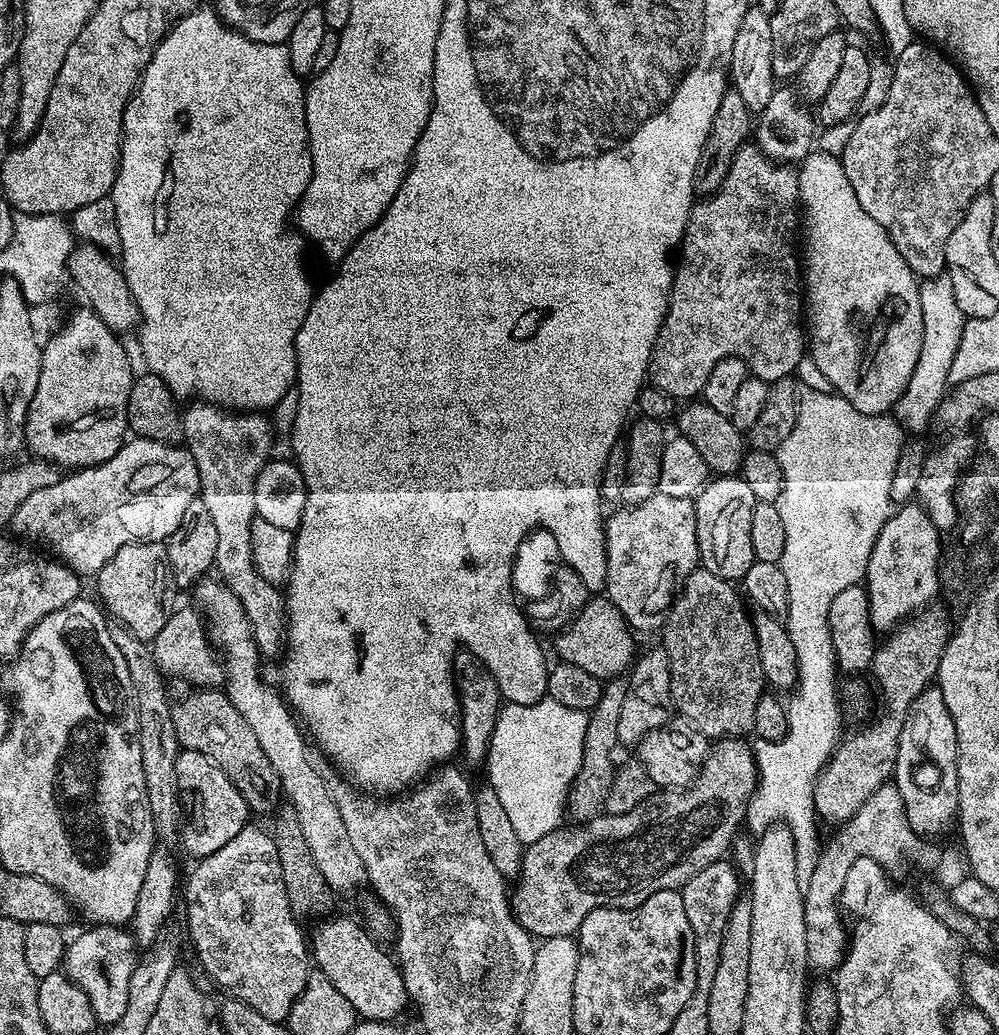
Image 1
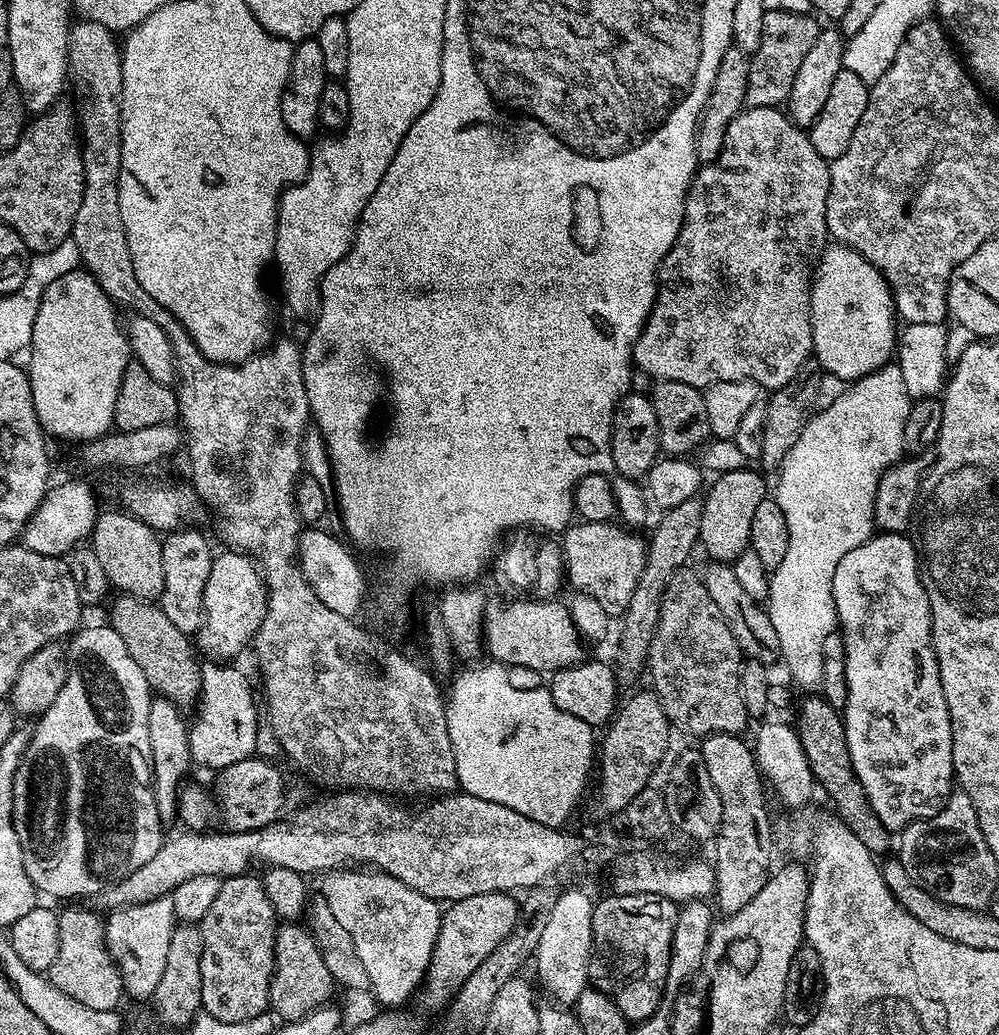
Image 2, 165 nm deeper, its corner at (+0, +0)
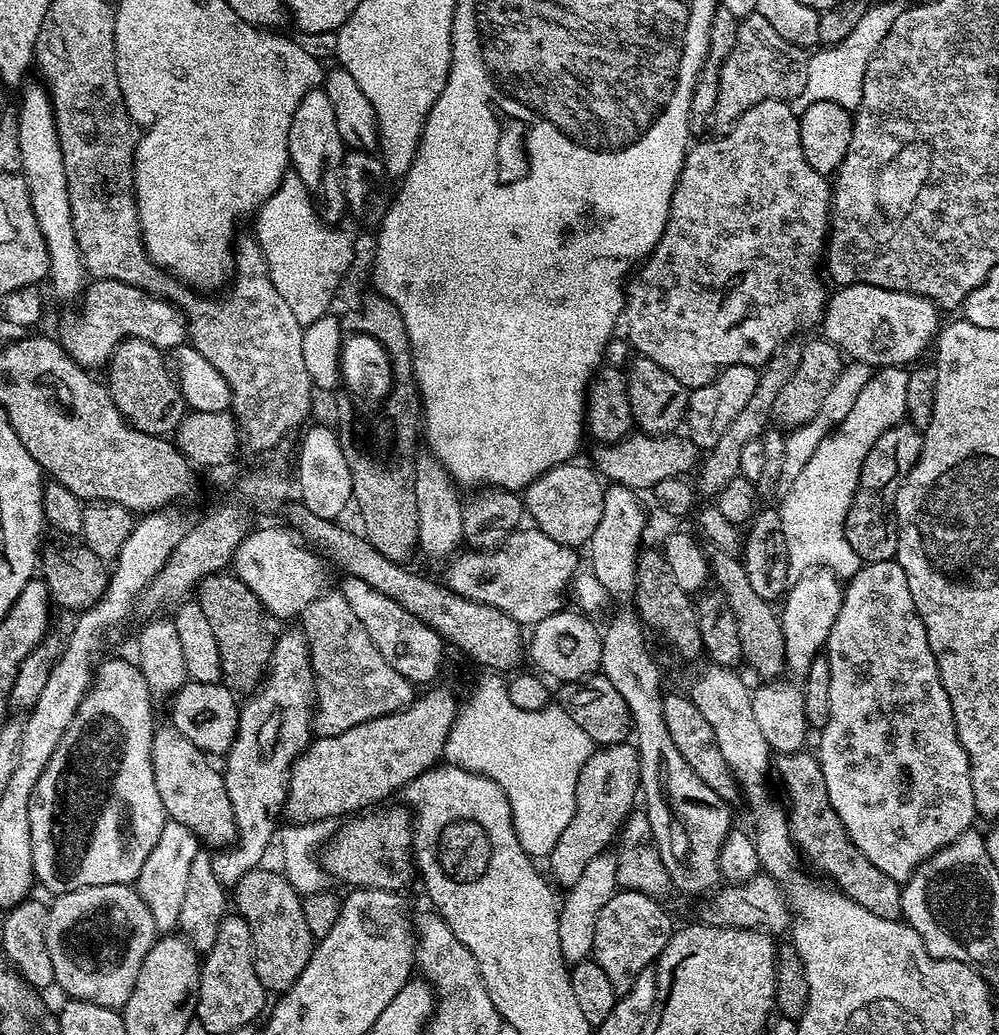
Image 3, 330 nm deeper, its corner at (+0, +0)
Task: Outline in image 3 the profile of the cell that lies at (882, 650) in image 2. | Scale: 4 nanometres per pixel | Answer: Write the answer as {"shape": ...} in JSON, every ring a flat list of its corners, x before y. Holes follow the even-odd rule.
{"shape":[[895,558,882,562,861,563,860,569,851,573,843,585,844,597,838,616,834,618,834,626,828,635,826,655,830,662,830,722,819,733,820,752,818,759,822,766,822,778,826,778,826,794,830,794,830,806,842,818,842,826,846,826,846,834,890,878,897,882,909,880,916,873,918,865,933,856,939,848,958,839,962,833,969,831,978,817,974,806,974,786,970,786,970,762,966,750,962,750,962,742,958,742,954,714,950,710,950,698,942,686,940,671,936,665,934,654,930,650,930,642,926,638,926,630,918,610,914,606,914,598,910,598,910,585,906,583,906,574,902,574,902,566]]}

